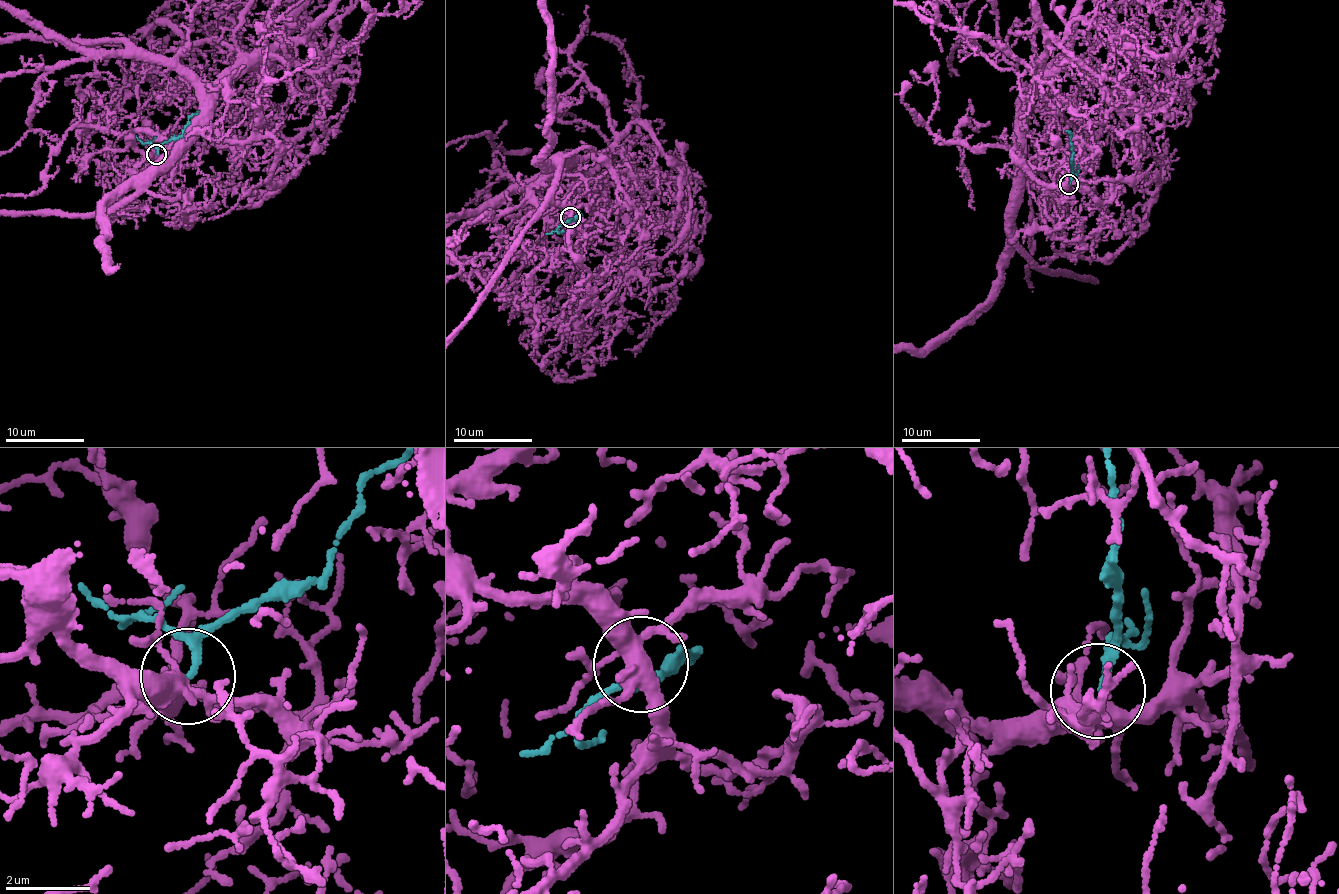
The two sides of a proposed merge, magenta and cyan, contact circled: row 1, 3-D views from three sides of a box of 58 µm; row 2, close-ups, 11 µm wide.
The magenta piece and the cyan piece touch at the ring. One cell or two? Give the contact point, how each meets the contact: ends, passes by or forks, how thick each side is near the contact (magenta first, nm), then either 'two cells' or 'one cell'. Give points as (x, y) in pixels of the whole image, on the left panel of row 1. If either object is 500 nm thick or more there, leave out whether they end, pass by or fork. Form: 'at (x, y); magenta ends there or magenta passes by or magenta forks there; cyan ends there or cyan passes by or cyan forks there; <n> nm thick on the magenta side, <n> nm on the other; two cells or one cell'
at (156, 154); magenta forks there; cyan passes by; 360 nm thick on the magenta side, 130 nm on the other; one cell

